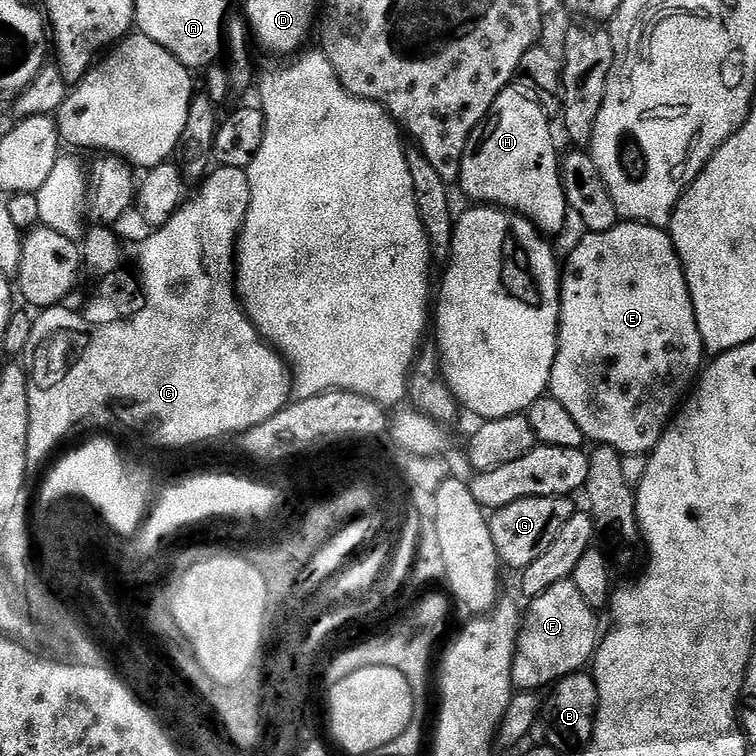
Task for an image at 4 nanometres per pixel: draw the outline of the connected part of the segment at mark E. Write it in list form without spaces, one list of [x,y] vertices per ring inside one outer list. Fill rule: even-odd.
[[[618,222],[613,228],[605,232],[585,231],[583,235],[584,237],[573,246],[568,261],[565,259],[562,264],[560,333],[558,334],[554,366],[548,383],[550,395],[558,402],[562,402],[562,406],[566,406],[567,412],[574,417],[574,422],[578,422],[578,427],[582,429],[585,441],[596,446],[612,447],[624,456],[643,456],[651,453],[657,442],[662,438],[664,429],[668,427],[677,409],[681,407],[686,393],[693,387],[694,381],[705,363],[706,349],[702,342],[702,334],[698,330],[698,318],[694,310],[694,302],[692,296],[688,293],[688,283],[680,255],[676,253],[671,235],[665,229],[655,228],[649,224]]]

